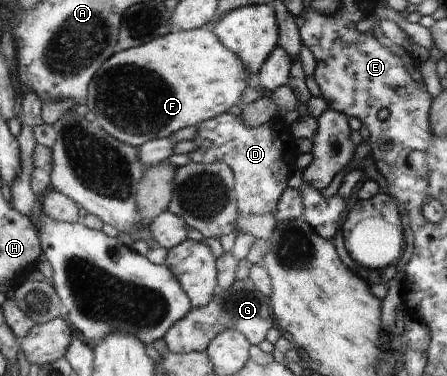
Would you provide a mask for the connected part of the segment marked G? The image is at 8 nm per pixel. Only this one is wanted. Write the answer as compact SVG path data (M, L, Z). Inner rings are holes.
M250 278L236 279L222 300L219 301L219 297L215 293L208 305L203 308L192 308L190 313L179 319L165 333L163 338L169 351L175 354L204 352L214 337L225 329L239 331L251 345L258 345L260 341L266 339L268 329L276 326L271 298L252 287L253 283Z

